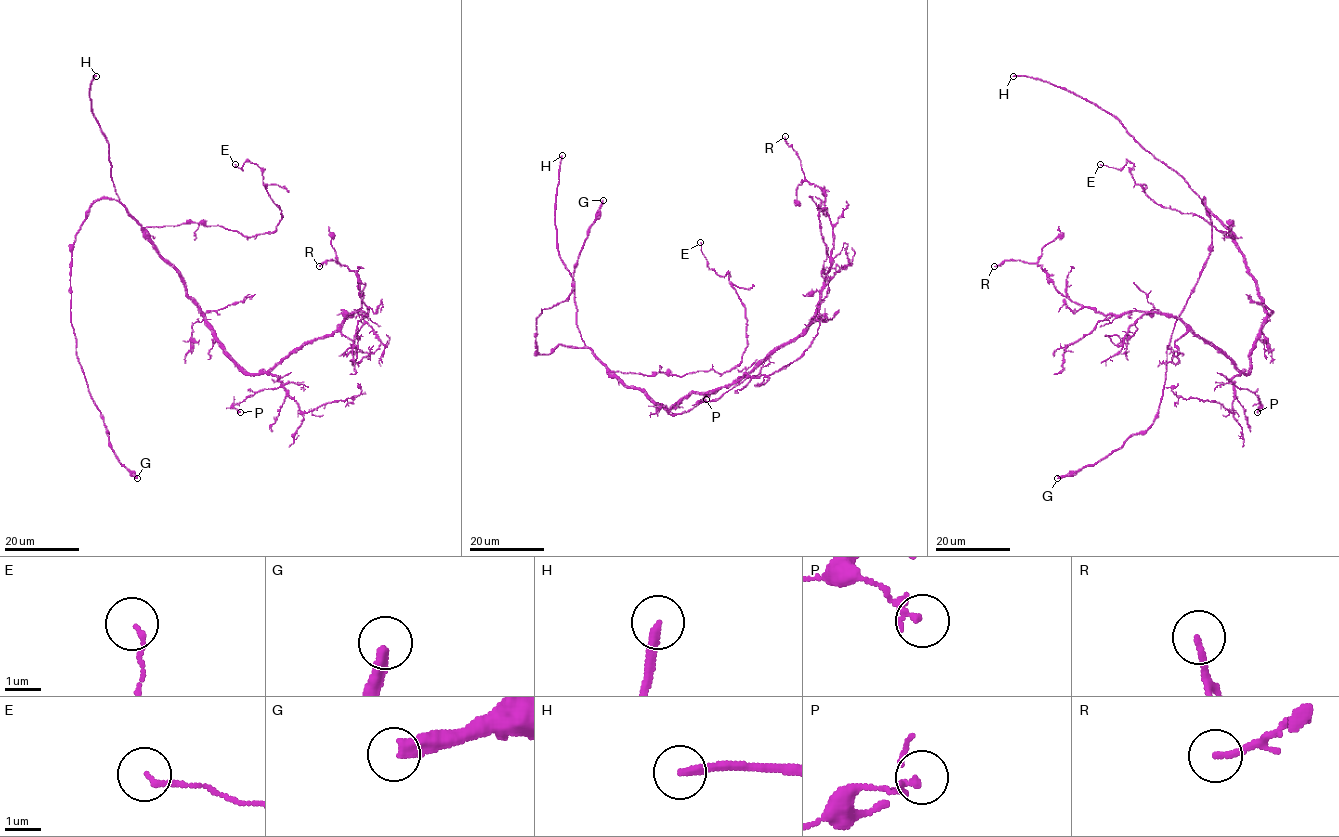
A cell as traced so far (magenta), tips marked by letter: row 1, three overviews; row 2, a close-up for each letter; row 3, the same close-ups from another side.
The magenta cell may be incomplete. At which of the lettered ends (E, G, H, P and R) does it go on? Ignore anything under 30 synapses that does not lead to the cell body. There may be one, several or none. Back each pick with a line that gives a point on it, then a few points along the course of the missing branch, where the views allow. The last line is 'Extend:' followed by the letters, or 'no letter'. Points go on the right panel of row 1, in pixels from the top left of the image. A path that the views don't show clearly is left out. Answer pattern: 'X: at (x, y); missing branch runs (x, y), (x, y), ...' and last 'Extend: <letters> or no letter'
G: at (1057, 478)
H: at (1013, 76)
Extend: G, H

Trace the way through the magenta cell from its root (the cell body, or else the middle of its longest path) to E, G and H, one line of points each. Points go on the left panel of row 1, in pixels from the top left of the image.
E: (176, 271), (145, 227), (202, 223), (247, 237), (276, 229), (281, 211), (262, 169), (235, 164)
G: (176, 271), (119, 202), (99, 198), (91, 206), (71, 256), (76, 355), (108, 445), (137, 478)
H: (176, 271), (116, 192), (109, 144), (92, 112), (90, 86), (96, 76)

